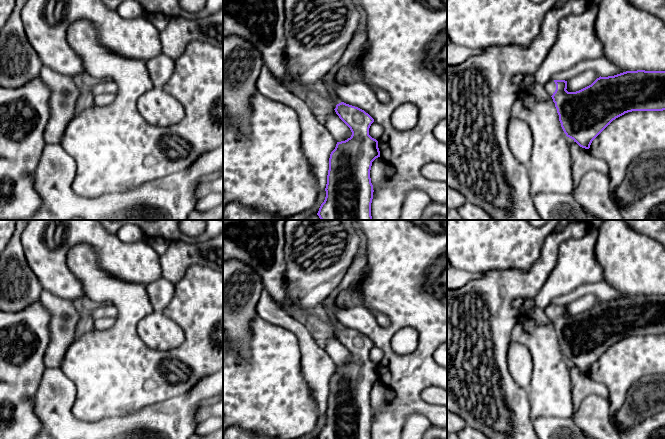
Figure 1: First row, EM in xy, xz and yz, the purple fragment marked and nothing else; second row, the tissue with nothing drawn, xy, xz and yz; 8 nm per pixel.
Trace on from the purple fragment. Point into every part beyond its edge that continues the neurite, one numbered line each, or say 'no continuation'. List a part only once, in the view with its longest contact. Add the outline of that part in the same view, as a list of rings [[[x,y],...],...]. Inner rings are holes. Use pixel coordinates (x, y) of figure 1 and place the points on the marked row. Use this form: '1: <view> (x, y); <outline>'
1: yz (550, 87); [[[554,79],[549,81],[545,86],[544,86],[544,89],[545,91],[550,95],[552,96],[553,93],[555,92],[556,90],[556,84],[554,82]]]

